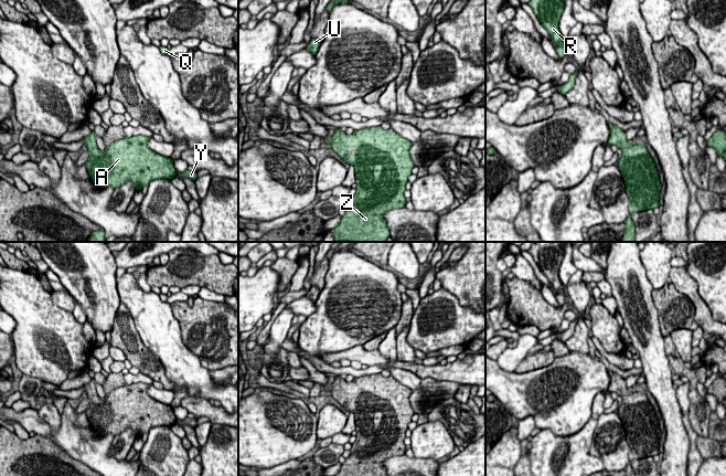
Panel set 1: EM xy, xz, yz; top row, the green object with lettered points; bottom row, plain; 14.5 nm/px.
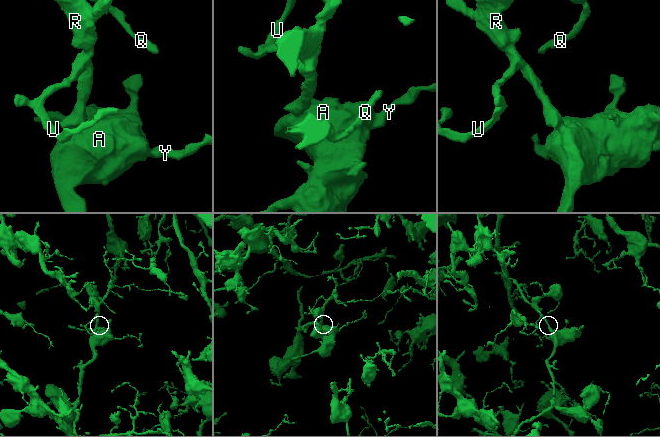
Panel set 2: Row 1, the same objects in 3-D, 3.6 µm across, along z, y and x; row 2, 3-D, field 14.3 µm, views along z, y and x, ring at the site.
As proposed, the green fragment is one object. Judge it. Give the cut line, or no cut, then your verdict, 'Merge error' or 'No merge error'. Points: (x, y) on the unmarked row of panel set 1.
No split. No merge error

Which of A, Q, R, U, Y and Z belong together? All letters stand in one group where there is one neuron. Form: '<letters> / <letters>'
A Q R U Y Z

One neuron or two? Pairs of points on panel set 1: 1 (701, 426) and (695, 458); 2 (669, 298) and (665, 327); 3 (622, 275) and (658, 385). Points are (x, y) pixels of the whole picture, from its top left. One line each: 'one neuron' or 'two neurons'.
1: two neurons
2: one neuron
3: one neuron

